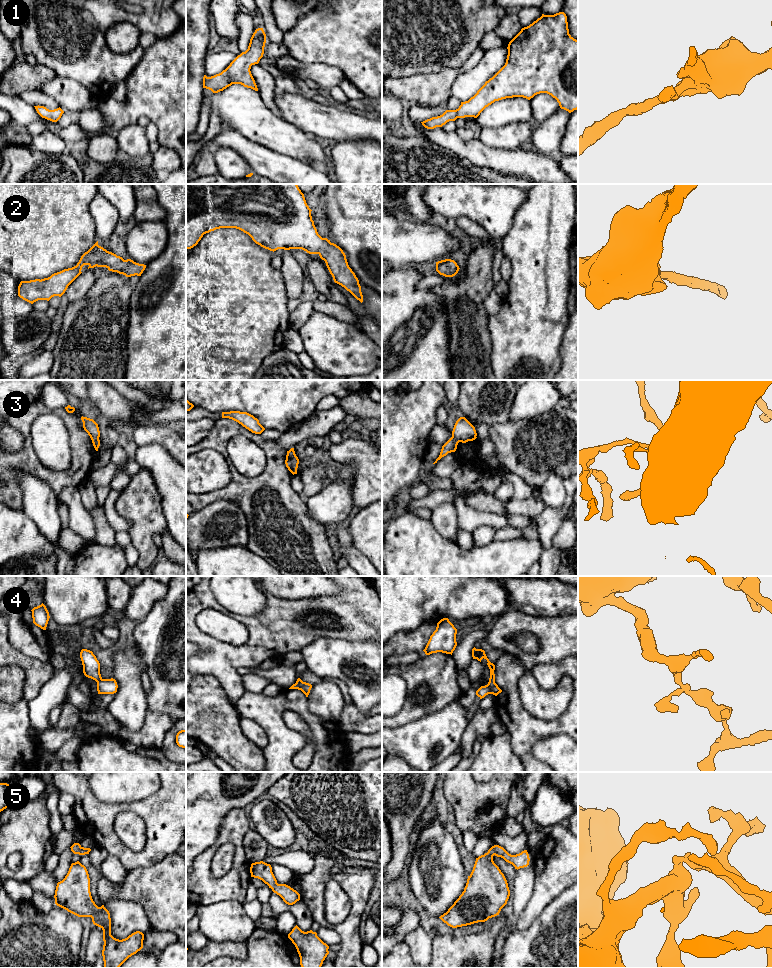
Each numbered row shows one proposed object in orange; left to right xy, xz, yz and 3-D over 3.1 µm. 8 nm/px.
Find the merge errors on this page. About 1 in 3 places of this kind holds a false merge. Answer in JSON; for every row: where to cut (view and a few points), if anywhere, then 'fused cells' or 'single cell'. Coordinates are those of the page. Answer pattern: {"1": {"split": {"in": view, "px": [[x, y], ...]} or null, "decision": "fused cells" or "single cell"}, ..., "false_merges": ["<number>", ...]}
{"1": {"split": null, "decision": "single cell"}, "2": {"split": null, "decision": "single cell"}, "3": {"split": {"in": "xy", "px": [[98, 438], [92, 441]]}, "decision": "fused cells"}, "4": {"split": null, "decision": "single cell"}, "5": {"split": null, "decision": "single cell"}, "false_merges": ["3"]}

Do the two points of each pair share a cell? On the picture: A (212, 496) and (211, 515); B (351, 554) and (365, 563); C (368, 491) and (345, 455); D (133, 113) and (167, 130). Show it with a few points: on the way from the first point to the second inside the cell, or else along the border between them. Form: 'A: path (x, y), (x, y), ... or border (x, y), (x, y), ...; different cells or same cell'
A: border (236, 503), (230, 500), (216, 500), (196, 511); different cells
B: path (354, 557), (362, 563); same cell
C: path (368, 480), (368, 470), (356, 458); same cell
D: path (142, 111), (150, 111), (160, 121); same cell

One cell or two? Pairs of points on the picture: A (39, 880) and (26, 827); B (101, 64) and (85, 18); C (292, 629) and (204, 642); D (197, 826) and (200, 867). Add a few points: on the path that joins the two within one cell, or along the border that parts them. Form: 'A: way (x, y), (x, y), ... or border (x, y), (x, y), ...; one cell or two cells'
A: border (43, 869), (27, 882); two cells
B: way (90, 53), (85, 48), (85, 29); one cell
C: way (270, 636), (252, 653), (226, 653); one cell
D: border (217, 838), (213, 844), (196, 856); two cells

